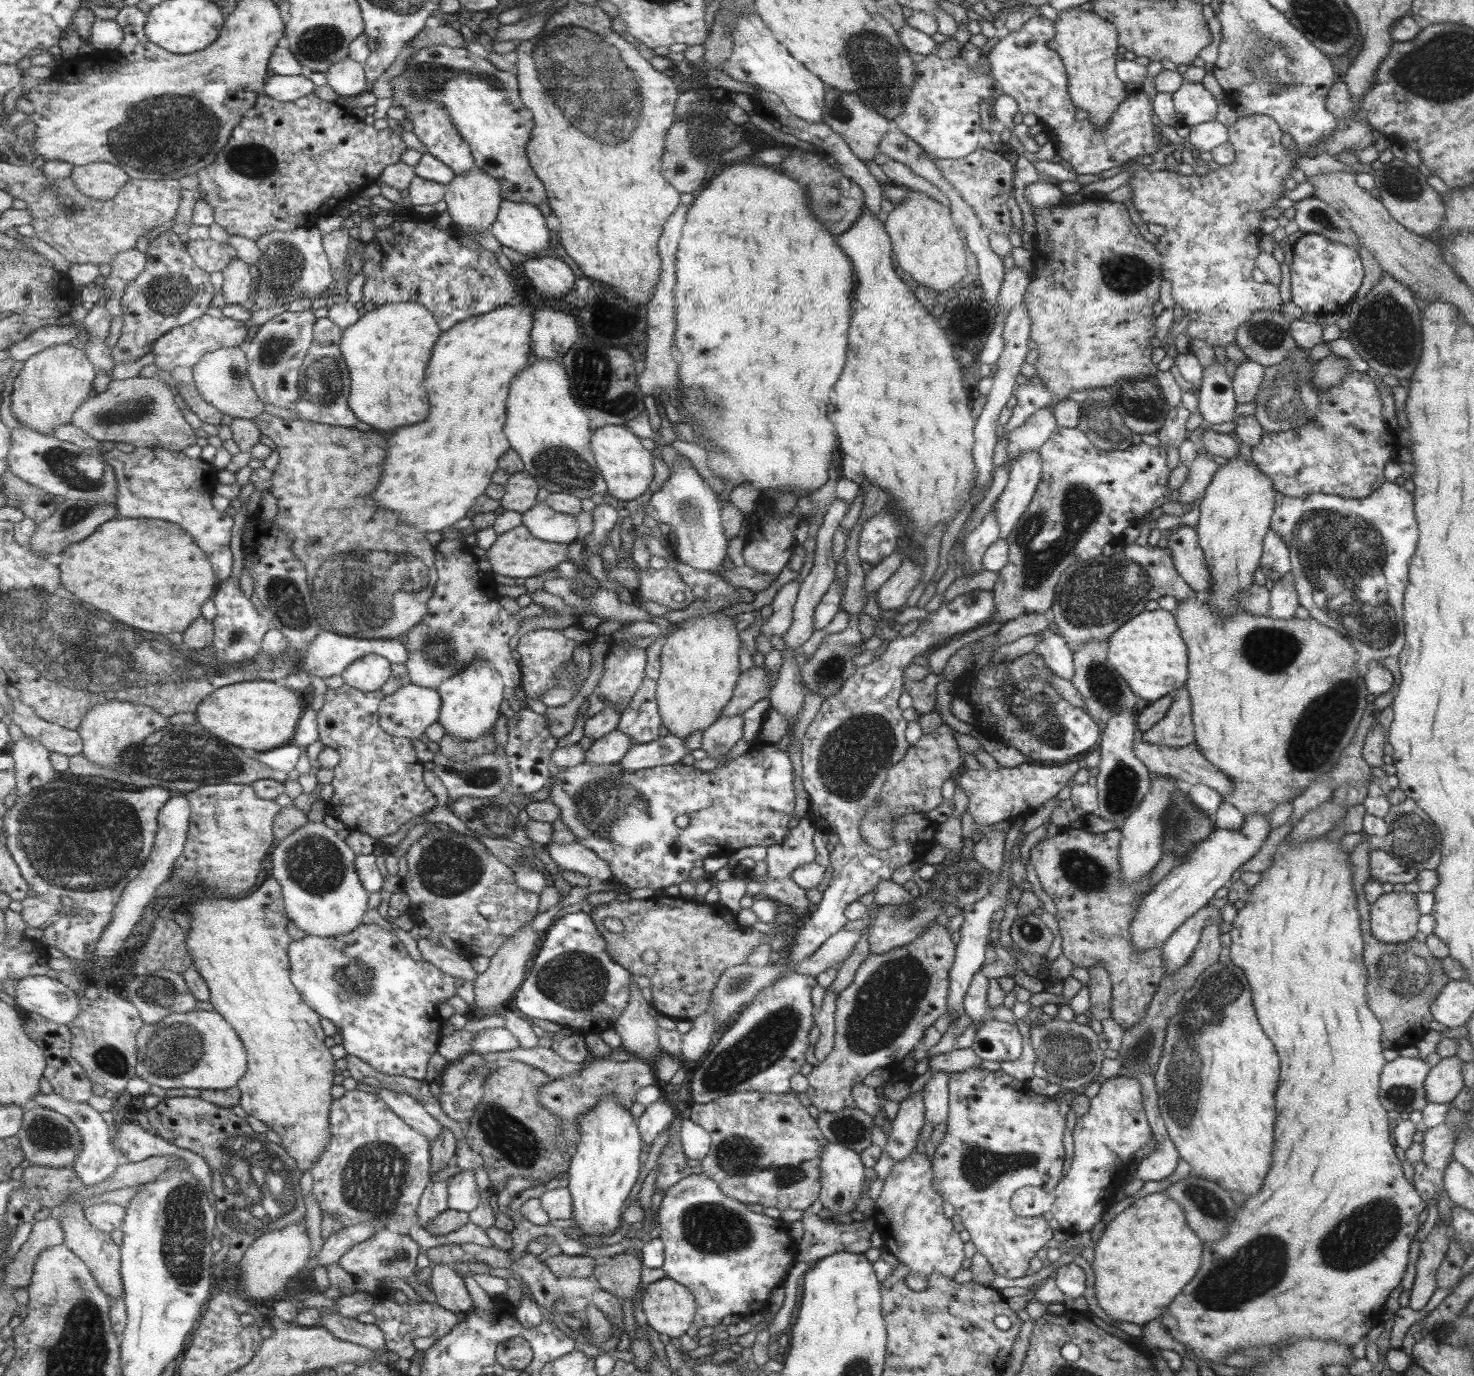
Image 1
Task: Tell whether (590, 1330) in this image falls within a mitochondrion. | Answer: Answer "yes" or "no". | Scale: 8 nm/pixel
yes

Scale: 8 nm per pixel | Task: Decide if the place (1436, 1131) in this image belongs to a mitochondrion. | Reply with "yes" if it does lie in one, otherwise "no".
no

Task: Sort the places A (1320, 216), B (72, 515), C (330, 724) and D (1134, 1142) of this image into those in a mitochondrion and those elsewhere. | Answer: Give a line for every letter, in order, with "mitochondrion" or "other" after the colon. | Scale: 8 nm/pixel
A: mitochondrion
B: mitochondrion
C: other
D: other

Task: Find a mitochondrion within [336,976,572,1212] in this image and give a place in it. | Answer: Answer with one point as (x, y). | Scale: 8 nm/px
(521, 1145)

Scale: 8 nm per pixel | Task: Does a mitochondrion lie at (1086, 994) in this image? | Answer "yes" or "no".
no

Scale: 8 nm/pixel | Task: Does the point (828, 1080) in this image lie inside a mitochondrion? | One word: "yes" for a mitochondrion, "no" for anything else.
no

